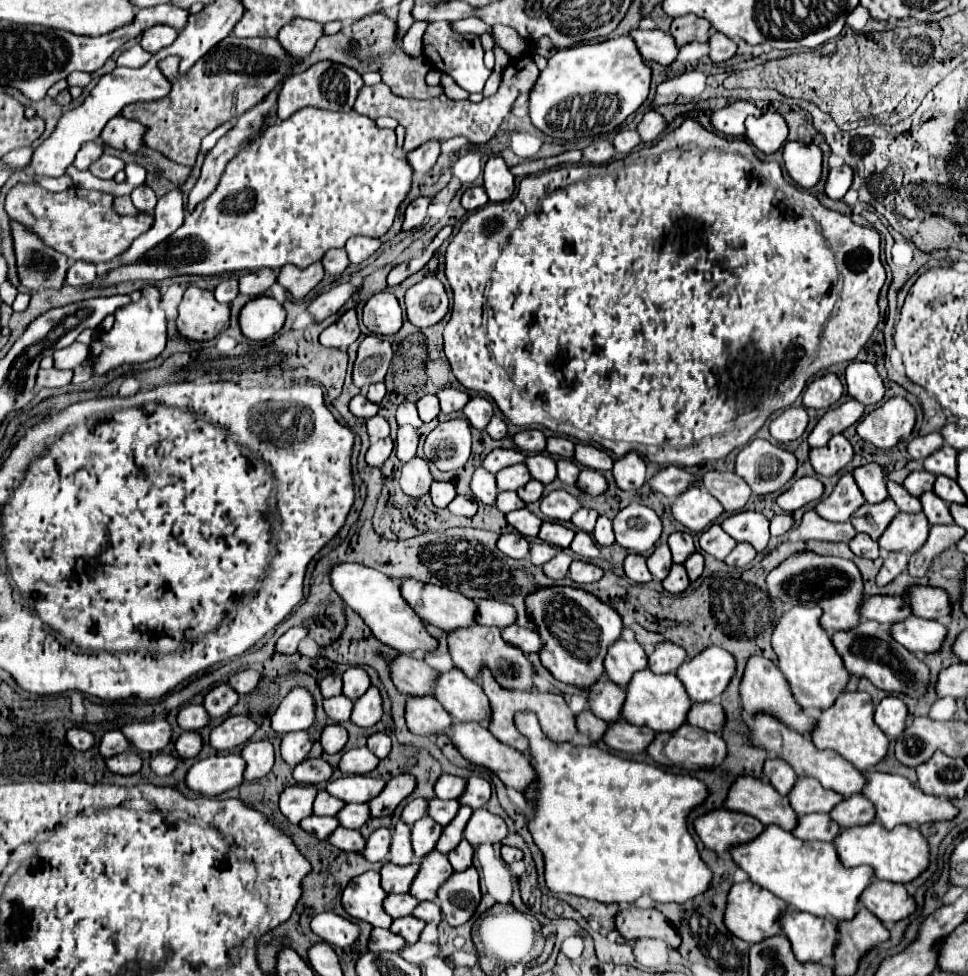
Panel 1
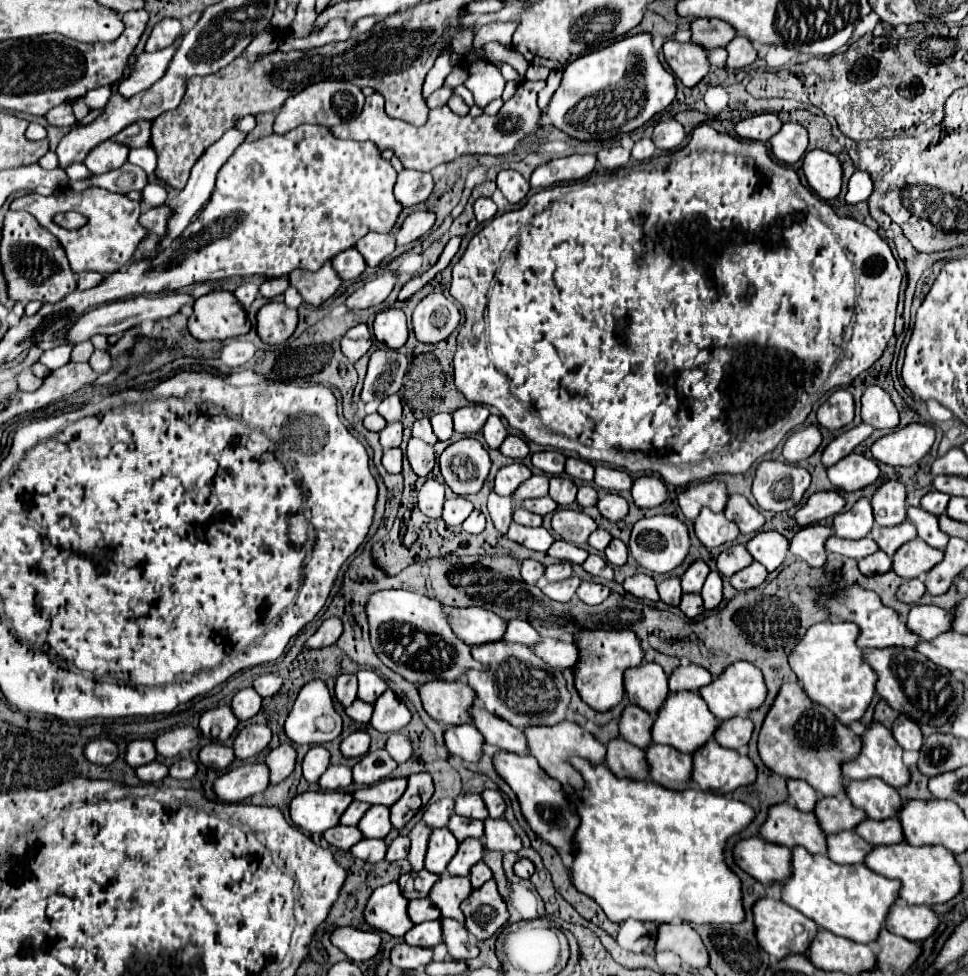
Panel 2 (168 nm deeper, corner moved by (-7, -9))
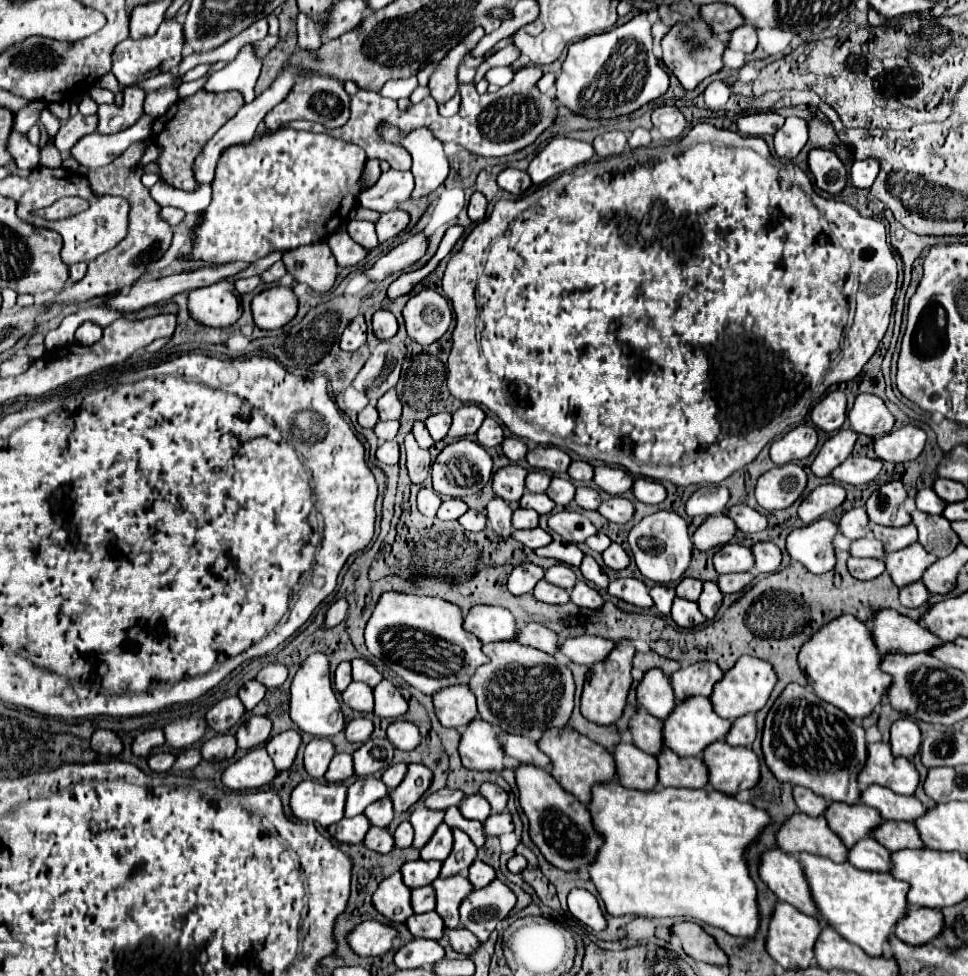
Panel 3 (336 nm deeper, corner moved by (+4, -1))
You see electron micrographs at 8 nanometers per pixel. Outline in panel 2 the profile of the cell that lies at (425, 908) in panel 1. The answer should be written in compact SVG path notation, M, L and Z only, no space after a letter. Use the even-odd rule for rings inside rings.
M440 918L442 924L442 934L444 934L444 944L448 946L448 952L454 960L466 960L466 958L474 958L478 956L478 948L476 944L470 942L468 930L464 928L464 924L456 922L456 920L446 920Z

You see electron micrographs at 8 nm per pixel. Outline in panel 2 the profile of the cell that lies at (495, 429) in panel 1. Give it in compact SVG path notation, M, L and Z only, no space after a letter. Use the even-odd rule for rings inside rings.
M506 436L506 440L500 446L500 452L504 456L520 460L520 458L524 458L528 454L528 446L526 446L526 442L520 436Z

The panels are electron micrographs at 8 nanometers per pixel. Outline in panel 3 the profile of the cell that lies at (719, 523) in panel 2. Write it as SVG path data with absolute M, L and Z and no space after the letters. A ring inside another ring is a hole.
M717 514L717 516L709 516L693 534L693 544L699 552L709 552L717 546L723 546L727 542L731 542L731 538L735 536L735 522L725 516L725 514Z

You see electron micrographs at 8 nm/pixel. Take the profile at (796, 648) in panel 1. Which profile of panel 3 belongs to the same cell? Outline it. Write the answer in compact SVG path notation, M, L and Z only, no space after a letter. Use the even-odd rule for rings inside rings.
M847 614L815 632L813 640L799 652L799 666L821 700L839 706L855 722L861 722L883 702L891 686L891 676L881 670L881 658L875 640L871 640L869 626Z

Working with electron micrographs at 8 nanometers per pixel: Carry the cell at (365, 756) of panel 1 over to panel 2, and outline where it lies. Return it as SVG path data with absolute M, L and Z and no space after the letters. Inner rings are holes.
M374 750L364 754L352 768L352 778L354 784L360 786L370 786L376 784L384 778L390 776L390 772L396 768L398 764L390 758L390 754L386 750Z

